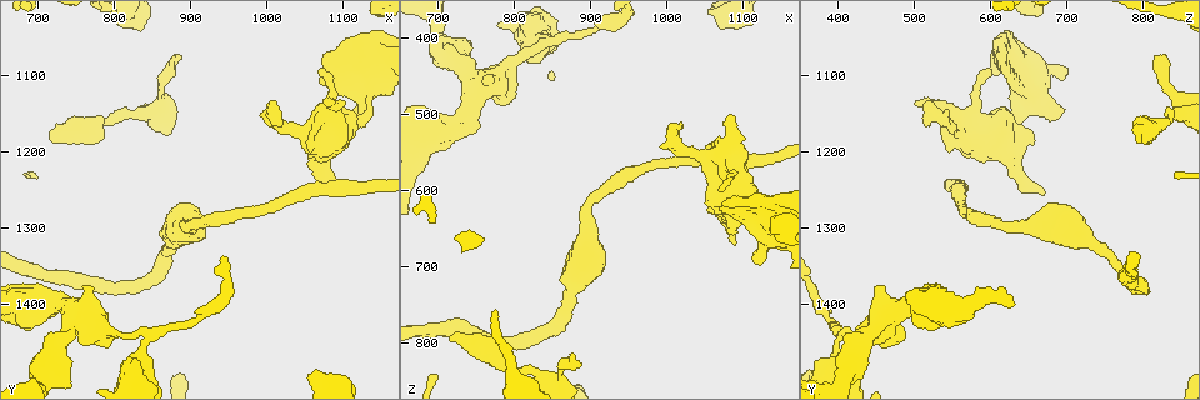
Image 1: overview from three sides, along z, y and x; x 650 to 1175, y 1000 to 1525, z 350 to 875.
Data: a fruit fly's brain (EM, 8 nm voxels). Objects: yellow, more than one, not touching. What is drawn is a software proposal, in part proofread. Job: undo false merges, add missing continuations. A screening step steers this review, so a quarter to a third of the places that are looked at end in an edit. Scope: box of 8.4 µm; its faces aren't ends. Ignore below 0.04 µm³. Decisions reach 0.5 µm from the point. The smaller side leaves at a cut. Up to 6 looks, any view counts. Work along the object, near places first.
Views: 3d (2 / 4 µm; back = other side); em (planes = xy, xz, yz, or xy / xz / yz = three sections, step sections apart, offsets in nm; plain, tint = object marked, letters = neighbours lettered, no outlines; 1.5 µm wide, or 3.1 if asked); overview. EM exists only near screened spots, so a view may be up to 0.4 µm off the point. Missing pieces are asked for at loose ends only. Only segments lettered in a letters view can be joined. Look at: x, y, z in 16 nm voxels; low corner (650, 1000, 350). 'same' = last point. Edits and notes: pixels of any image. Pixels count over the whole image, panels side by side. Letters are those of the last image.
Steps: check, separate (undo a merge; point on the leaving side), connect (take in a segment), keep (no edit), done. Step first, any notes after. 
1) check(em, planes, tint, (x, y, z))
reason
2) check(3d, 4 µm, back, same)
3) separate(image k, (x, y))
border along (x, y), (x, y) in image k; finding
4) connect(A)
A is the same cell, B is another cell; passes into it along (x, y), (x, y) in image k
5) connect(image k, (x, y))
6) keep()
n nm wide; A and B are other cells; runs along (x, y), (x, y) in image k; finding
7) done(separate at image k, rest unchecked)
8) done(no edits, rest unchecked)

check(em, xy, step 4, tint, (1115, 1155, 690))
branch stops here

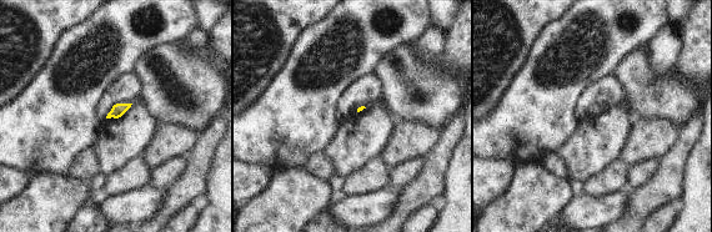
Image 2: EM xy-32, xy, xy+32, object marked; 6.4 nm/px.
check(em, planes, letters, same)

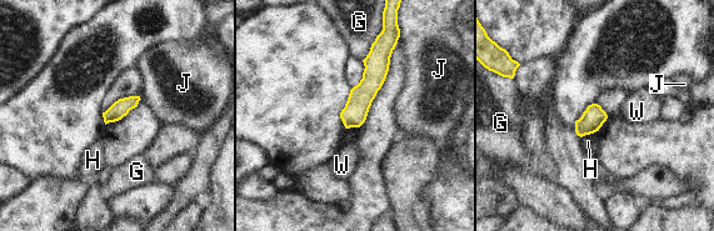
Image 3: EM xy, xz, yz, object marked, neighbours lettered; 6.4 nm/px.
keep()
G touches over 180 nm; G, H, J and W are other cells; runs along (375, 49), (373, 80), (348, 124) in image 3; no lettered segment goes on from it

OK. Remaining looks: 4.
check(em, planes, letters, (1015, 1160, 510))
branch stops here

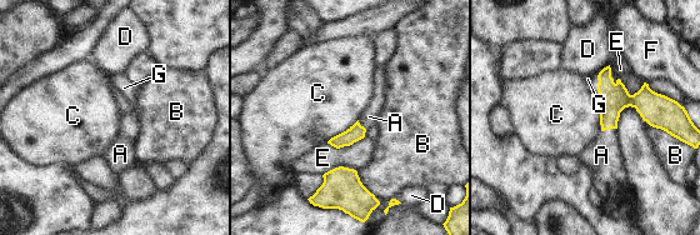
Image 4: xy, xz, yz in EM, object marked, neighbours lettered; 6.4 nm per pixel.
connect(A)
A is the same cell, B, C, D, E, F and G are other cells; passes into it along (614, 98), (609, 129), (601, 155) in image 4; it goes on there

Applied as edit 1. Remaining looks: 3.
check(overview)

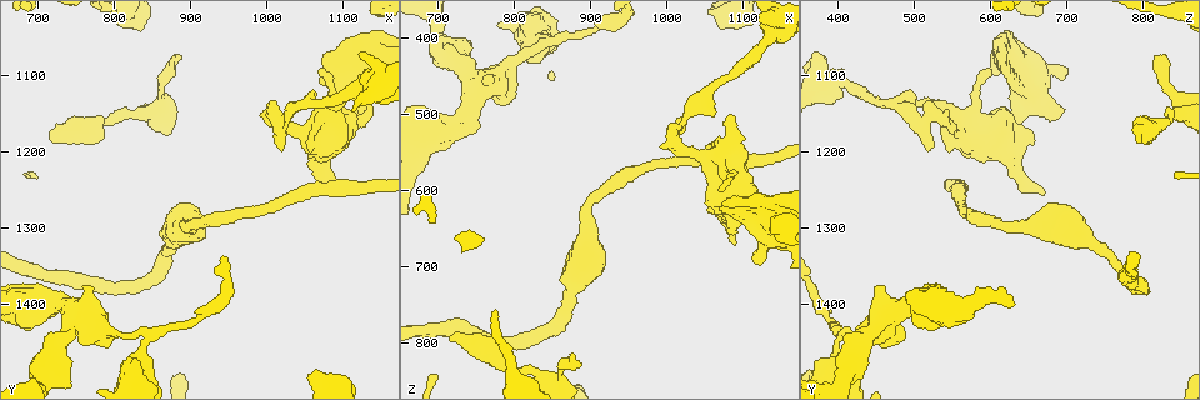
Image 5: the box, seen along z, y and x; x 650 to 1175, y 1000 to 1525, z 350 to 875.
check(em, planes, tint, (750, 1430, 445))
side arm on a straight run

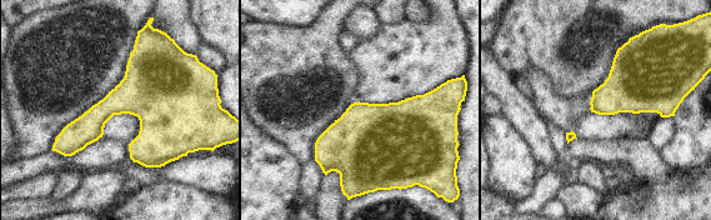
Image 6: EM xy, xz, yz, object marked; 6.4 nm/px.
check(em, planes, letters, same)
what lies round it

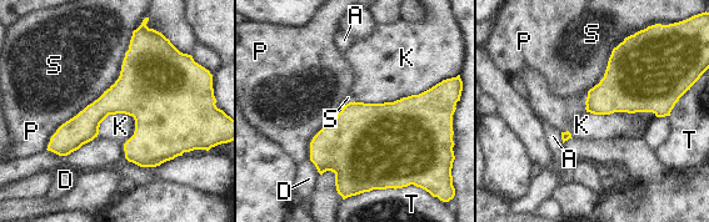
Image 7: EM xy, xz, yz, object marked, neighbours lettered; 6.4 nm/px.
keep()
240 nm wide; A, D, K, P, S and T are other cells; border along (584, 101), (594, 114), (657, 116) in image 7; one neuron here

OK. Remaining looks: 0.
done(connect at image 4, rest unchecked)

